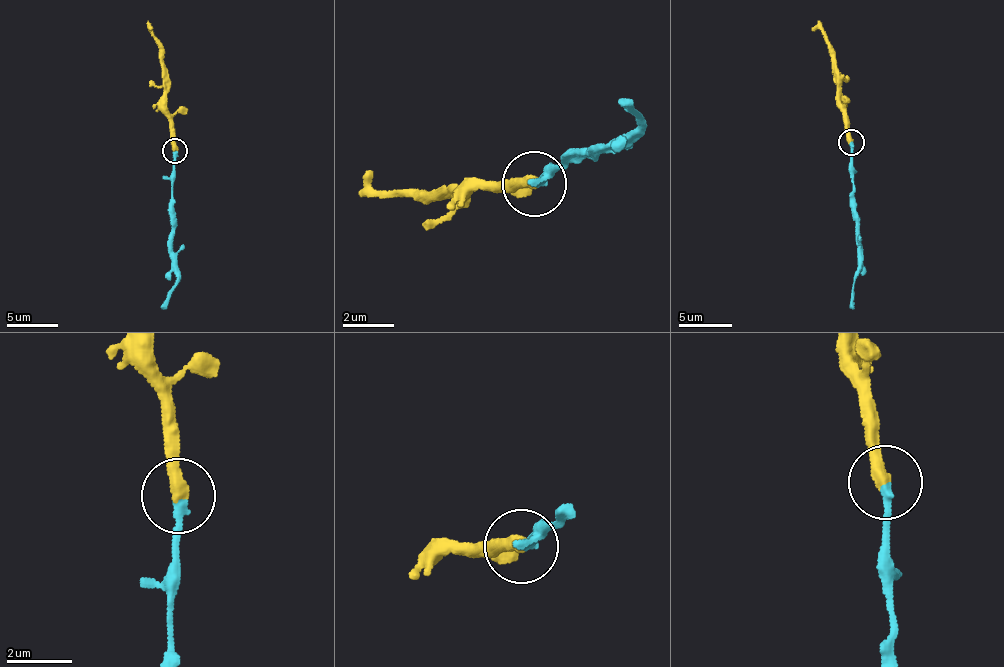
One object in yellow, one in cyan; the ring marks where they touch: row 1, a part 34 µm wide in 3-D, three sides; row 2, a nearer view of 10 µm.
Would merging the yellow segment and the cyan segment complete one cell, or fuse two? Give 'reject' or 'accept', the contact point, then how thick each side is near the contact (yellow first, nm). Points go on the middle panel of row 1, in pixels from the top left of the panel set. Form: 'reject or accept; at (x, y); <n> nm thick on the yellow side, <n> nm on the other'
accept; at (534, 183); 400 nm thick on the yellow side, 280 nm on the other

